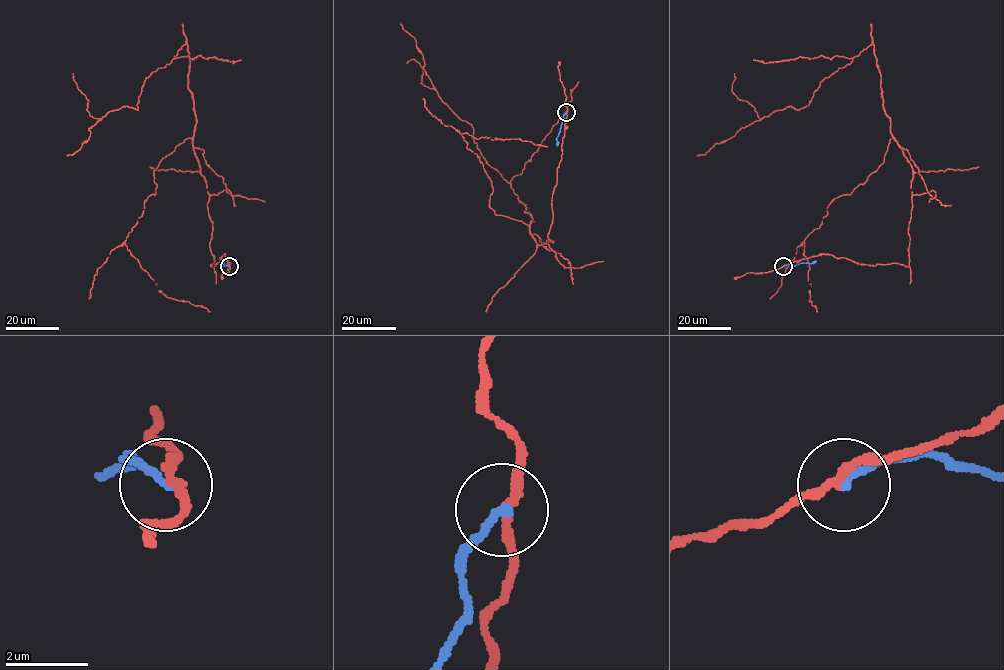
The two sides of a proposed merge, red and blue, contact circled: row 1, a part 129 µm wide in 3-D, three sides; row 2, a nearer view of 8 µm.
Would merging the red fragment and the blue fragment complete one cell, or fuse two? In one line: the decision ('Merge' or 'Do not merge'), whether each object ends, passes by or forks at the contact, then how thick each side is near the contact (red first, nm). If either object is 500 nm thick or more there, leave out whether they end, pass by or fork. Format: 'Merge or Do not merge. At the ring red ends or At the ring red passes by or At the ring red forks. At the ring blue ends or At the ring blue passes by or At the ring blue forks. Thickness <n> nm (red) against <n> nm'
Do not merge. At the ring red passes by. At the ring blue ends. Thickness 200 nm (red) against 200 nm

